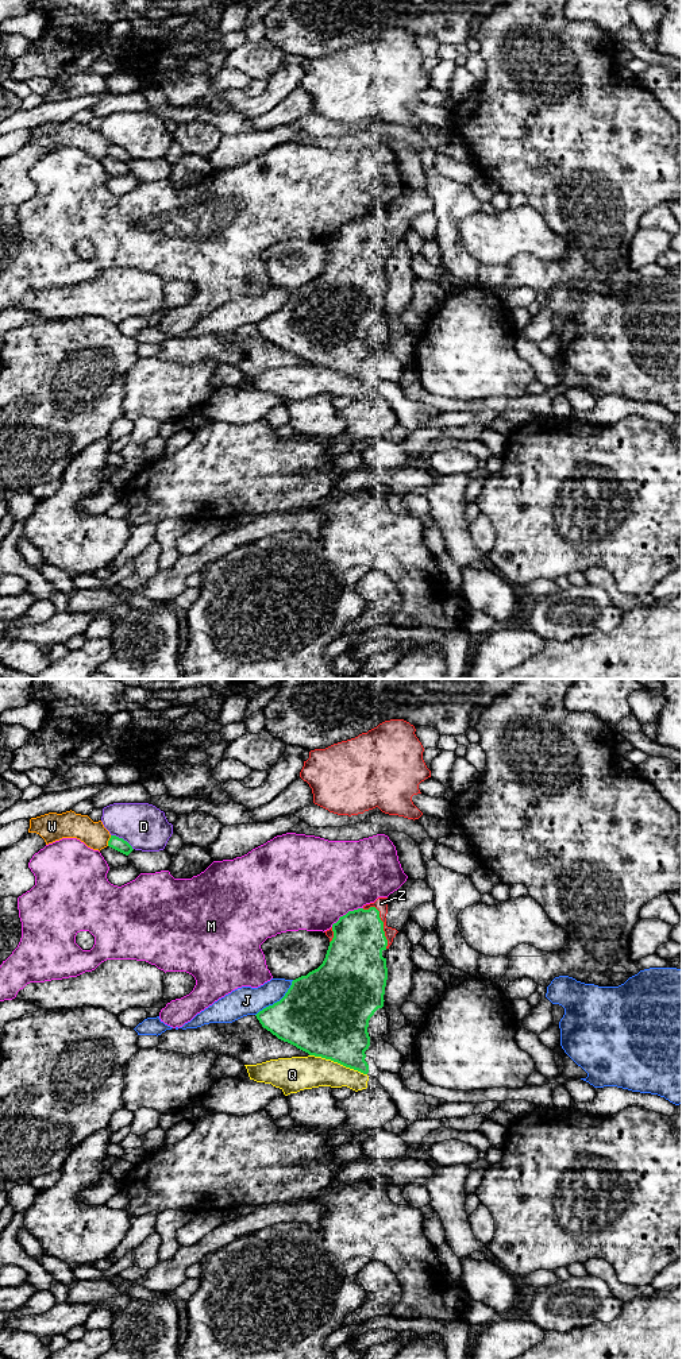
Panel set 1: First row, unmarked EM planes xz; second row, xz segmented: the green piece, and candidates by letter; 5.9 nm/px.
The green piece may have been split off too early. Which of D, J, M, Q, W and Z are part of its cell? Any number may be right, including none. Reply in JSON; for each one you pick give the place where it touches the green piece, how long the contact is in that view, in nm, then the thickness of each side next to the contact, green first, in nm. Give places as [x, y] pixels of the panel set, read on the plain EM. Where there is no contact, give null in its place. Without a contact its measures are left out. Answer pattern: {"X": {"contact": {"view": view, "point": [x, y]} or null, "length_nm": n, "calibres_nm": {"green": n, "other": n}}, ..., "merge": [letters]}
{"J": {"contact": {"view": "xz", "point": [277, 311]}, "length_nm": 320, "calibres_nm": {"green": 440, "other": 170}}, "merge": ["J"]}

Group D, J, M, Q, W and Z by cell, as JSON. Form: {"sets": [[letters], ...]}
{"sets": [["D"], ["J"], ["M"], ["Q"], ["W"], ["Z"]]}

